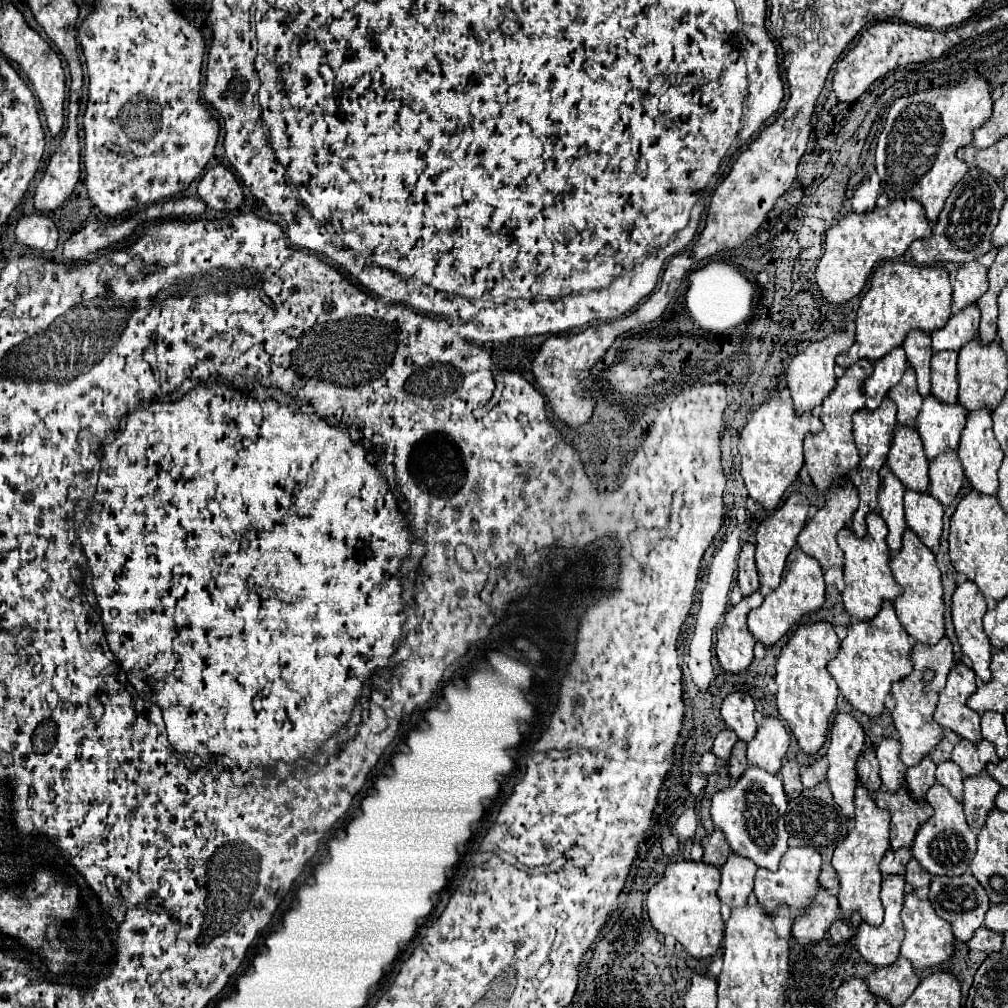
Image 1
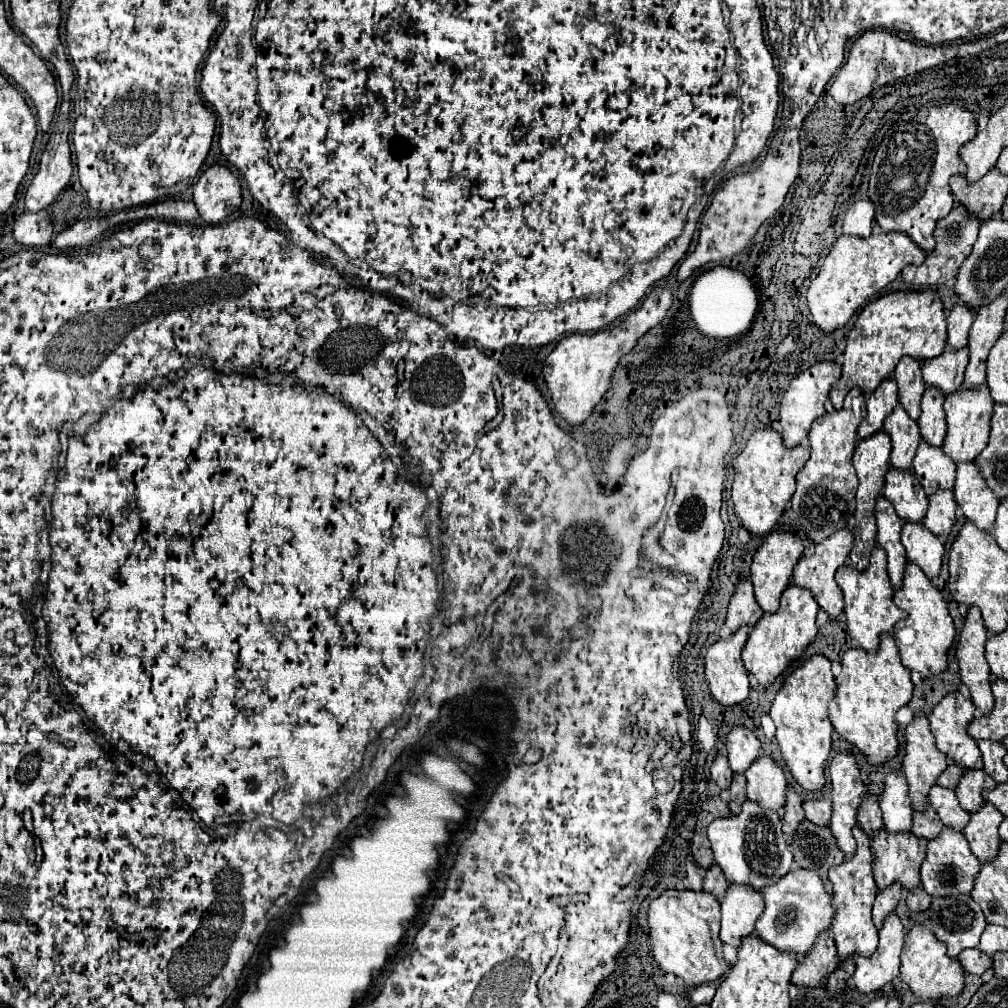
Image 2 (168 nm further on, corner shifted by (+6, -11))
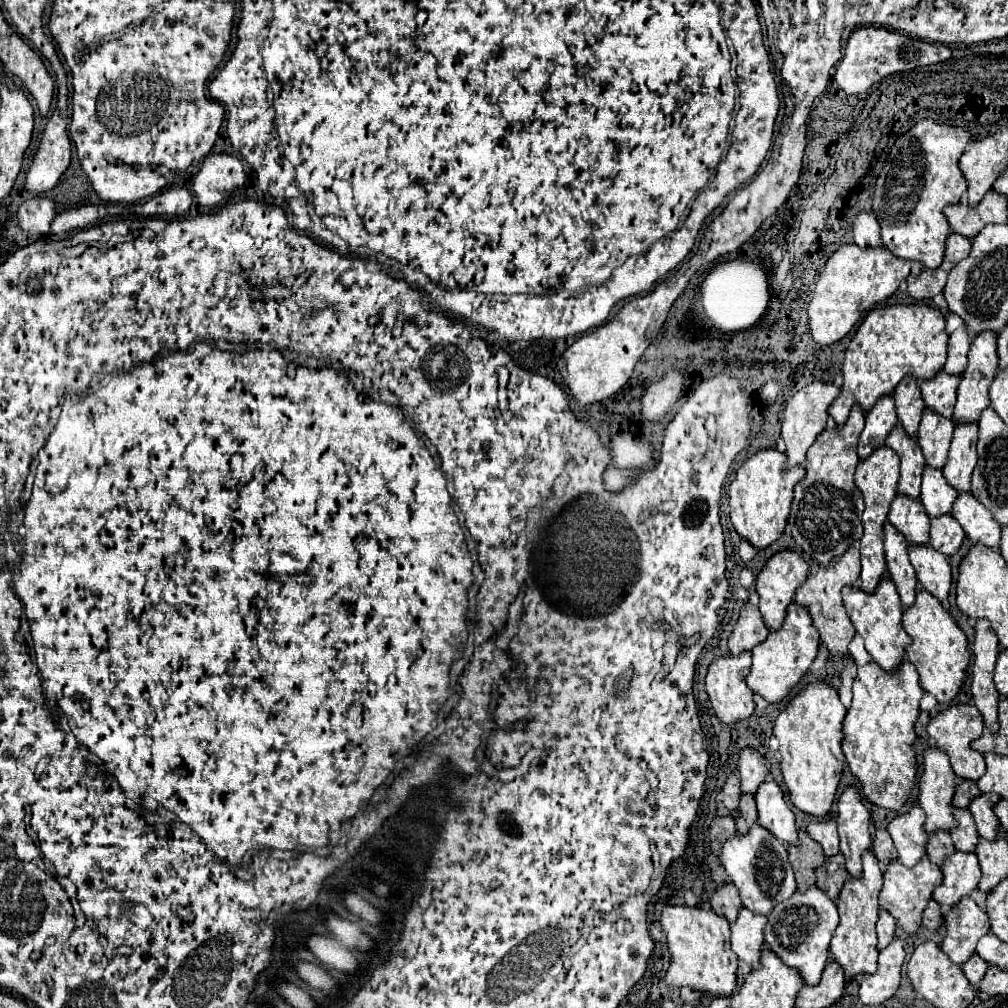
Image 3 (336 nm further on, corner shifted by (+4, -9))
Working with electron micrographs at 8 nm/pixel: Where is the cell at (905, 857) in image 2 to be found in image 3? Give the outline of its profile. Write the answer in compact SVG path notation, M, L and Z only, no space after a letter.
M928 856L920 858L920 862L914 868L908 868L900 862L888 862L884 866L884 884L878 894L878 902L884 910L888 910L898 920L898 924L904 928L904 932L914 934L920 926L920 916L922 916L924 906L930 900L934 886L938 886L940 882L942 882L940 866L930 862Z

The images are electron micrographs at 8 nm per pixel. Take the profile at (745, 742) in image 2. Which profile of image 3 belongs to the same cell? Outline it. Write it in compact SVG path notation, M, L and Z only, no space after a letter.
M750 746L742 748L738 758L738 774L742 780L742 792L754 794L754 790L758 788L758 782L764 782L768 776L764 754L760 754Z

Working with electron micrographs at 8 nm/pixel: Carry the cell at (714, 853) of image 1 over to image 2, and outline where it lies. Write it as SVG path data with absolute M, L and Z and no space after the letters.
M712 866L704 876L704 892L712 892L718 900L722 900L726 890L728 890L728 882L724 878L724 872L720 872L718 866Z

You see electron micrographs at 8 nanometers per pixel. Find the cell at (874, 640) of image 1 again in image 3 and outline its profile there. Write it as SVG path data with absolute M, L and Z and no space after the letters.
M908 660L894 672L882 670L876 662L868 662L858 666L852 690L854 698L842 722L842 750L848 768L870 802L898 812L906 804L916 780L916 756L912 748L916 740L914 722L924 694L918 684L918 672Z

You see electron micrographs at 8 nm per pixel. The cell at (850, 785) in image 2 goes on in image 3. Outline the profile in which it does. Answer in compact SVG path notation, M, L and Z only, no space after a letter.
M846 786L838 798L838 836L840 836L840 852L846 858L846 870L852 876L862 874L860 856L866 848L870 848L870 812L862 804L860 788Z

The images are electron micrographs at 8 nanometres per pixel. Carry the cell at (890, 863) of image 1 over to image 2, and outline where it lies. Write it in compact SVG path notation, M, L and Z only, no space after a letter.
M892 884L890 888L882 890L876 900L874 900L874 908L872 908L872 920L874 920L874 926L880 930L882 928L882 922L896 912L896 906L902 898L902 888L900 884Z

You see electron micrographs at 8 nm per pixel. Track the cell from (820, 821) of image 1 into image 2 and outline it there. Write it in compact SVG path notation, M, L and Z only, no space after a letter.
M804 820L794 836L792 844L794 862L800 868L808 868L820 874L826 890L832 894L832 884L828 880L828 870L844 862L844 852L836 846L836 840L828 826L816 826Z

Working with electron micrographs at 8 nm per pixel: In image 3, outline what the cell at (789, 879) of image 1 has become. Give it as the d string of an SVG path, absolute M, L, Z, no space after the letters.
M812 884L806 888L806 892L796 890L786 902L772 910L764 928L764 942L784 964L798 968L806 984L814 984L828 962L828 946L838 920L836 904L816 884Z

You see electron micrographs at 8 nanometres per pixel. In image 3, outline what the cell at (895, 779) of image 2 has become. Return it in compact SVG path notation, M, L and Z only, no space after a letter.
M908 804L906 812L896 814L888 824L888 832L898 850L898 860L904 866L914 866L918 858L926 854L926 832L924 832L924 810L920 804Z

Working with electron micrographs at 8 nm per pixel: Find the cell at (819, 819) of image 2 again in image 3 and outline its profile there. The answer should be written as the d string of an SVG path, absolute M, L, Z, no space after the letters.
M820 818L818 822L808 824L808 834L822 846L826 856L838 854L838 832L836 832L836 820L834 818Z

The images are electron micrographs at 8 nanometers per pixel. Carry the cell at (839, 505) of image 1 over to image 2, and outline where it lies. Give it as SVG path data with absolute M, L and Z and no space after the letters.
M844 528L844 530L840 530L840 532L834 532L828 540L816 544L814 556L810 556L810 558L802 556L800 562L798 562L796 568L794 568L792 582L794 582L796 586L800 586L800 588L810 590L812 596L814 596L814 600L818 602L818 606L828 614L828 618L830 618L832 622L836 622L838 616L840 616L842 610L844 610L842 590L838 588L838 584L836 584L836 580L834 580L834 574L836 574L836 570L838 570L840 566L846 564L848 554L850 554L850 550L852 550L852 544L854 544L854 536L852 536L852 532L850 532L848 528Z

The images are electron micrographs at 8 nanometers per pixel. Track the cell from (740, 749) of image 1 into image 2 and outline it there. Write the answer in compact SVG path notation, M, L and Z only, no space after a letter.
M736 774L730 788L730 810L732 814L740 814L740 808L746 798L746 778L742 774Z

